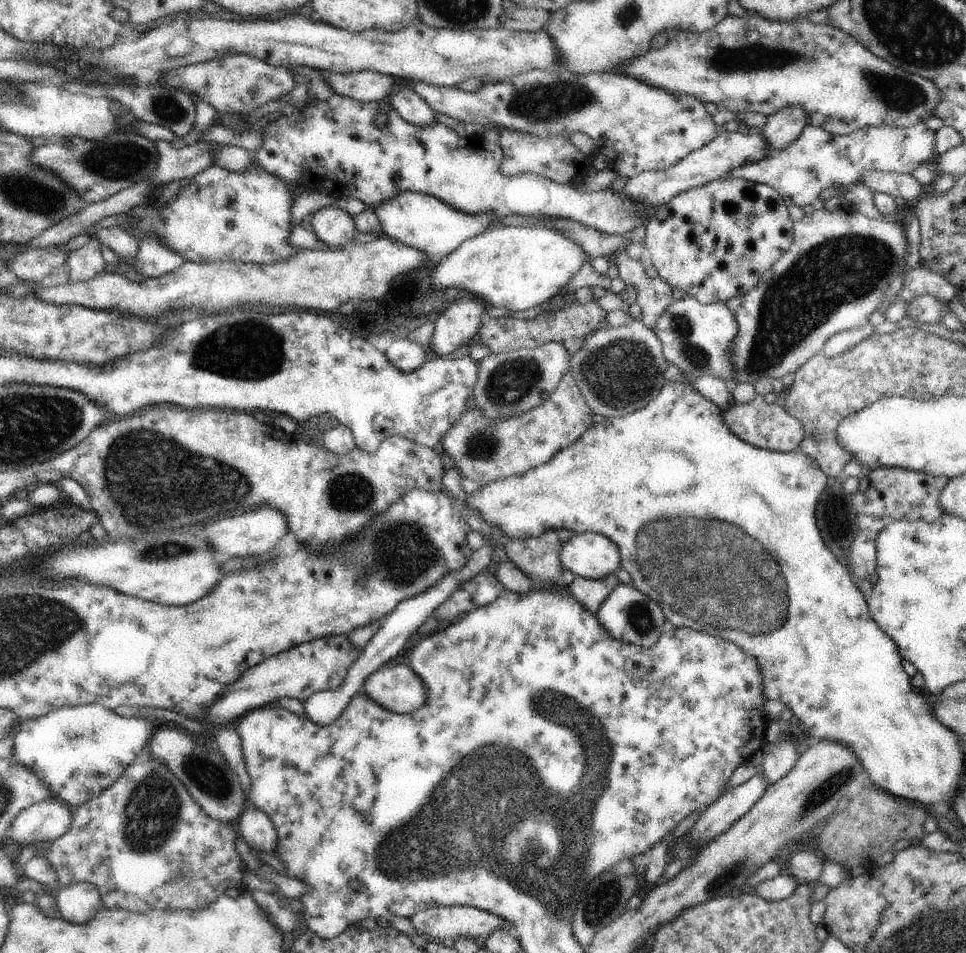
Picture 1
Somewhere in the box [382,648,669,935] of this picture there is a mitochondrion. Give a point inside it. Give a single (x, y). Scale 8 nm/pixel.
(600, 904)

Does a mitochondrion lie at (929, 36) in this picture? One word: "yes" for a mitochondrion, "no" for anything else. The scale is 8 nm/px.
yes

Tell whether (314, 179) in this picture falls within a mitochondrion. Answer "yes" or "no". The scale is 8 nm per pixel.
no

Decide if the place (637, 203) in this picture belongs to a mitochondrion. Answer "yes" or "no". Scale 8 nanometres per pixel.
no

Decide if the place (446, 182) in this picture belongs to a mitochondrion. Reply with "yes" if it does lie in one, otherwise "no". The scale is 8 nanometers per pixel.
yes

